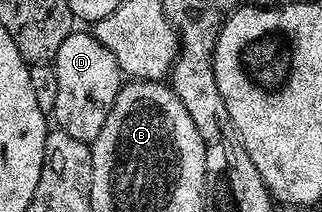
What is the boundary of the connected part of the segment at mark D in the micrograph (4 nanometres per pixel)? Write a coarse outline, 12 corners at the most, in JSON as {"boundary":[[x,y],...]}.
{"boundary":[[73,31],[54,64],[55,124],[90,143],[120,90],[118,63]]}

